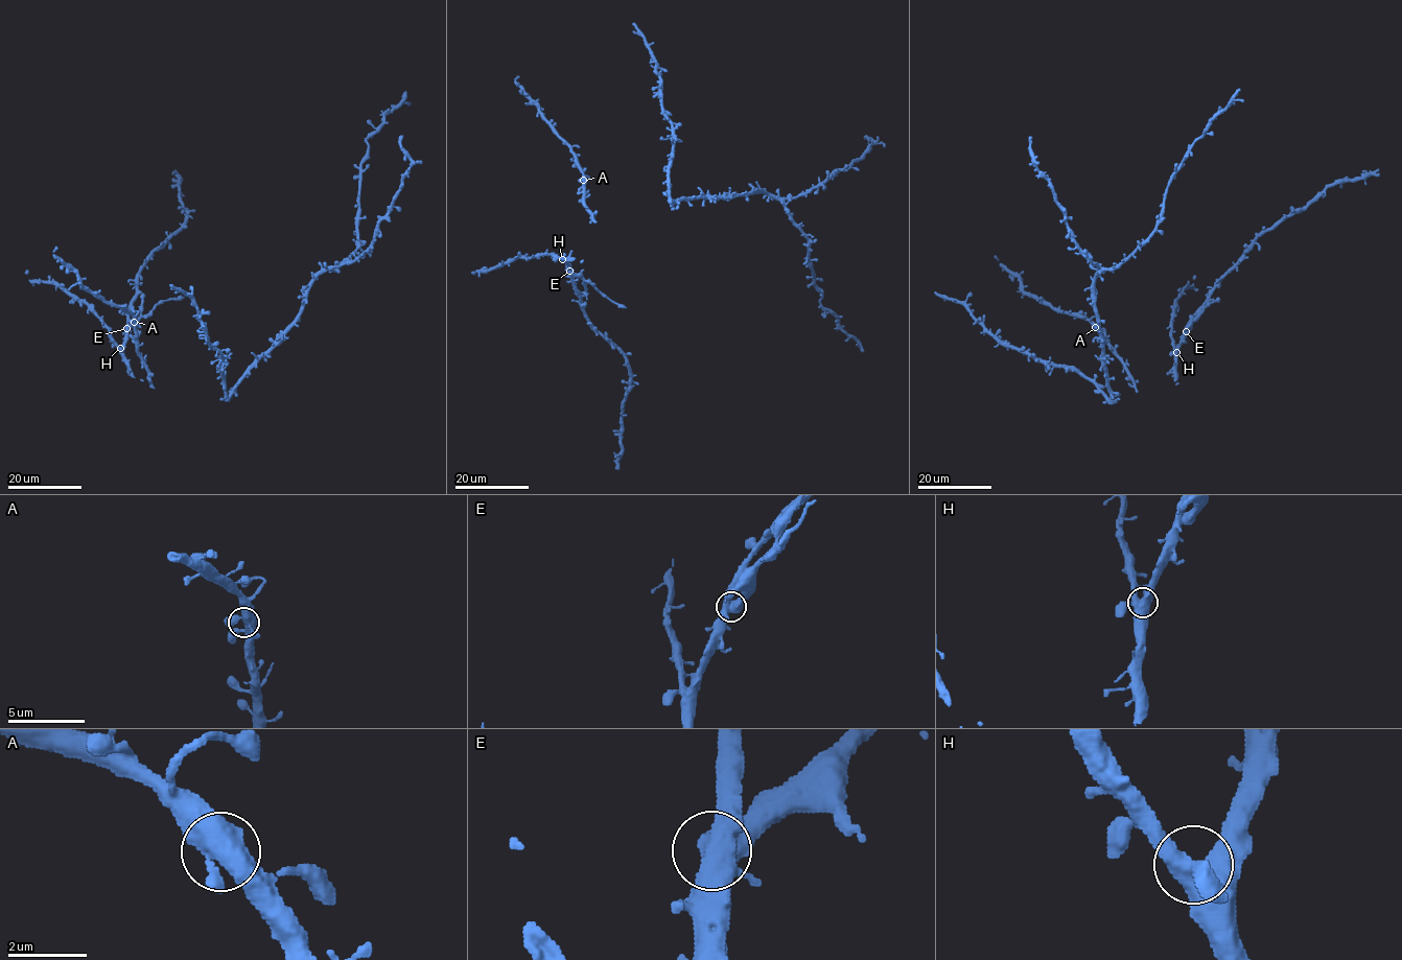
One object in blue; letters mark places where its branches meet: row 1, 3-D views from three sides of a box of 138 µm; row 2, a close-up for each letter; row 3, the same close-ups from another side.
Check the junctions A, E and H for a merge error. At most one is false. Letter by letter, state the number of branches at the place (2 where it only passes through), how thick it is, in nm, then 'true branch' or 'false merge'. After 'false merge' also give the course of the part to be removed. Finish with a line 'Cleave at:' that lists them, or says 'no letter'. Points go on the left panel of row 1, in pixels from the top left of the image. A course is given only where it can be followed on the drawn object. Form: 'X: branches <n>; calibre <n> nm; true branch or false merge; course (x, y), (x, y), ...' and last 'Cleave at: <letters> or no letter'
A: branches 4; calibre 550 nm; true branch
E: branches 4; calibre 550 nm; false merge; course (125, 328), (163, 301), (184, 297)
H: branches 4; calibre 500 nm; true branch
Cleave at: E

